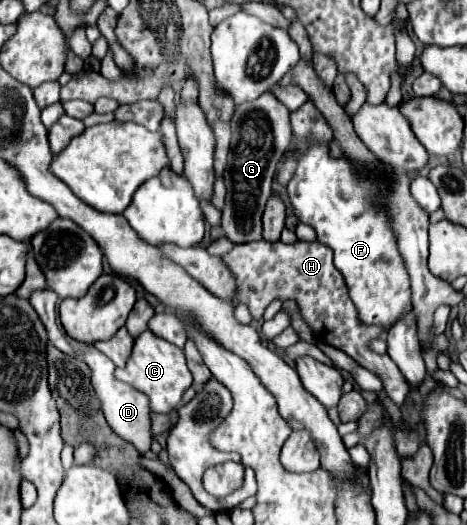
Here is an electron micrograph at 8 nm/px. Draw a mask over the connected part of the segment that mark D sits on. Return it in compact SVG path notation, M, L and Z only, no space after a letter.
M95 347L89 349L85 355L83 355L83 361L91 367L93 371L93 387L101 399L101 407L103 407L103 413L105 413L105 419L107 423L111 425L111 429L123 437L125 441L133 443L137 447L139 453L145 453L149 451L153 440L153 433L151 433L151 409L149 409L149 397L133 387L129 387L127 383L115 379L113 371L115 371L115 365L111 363L109 357L101 355L101 351L97 351Z

